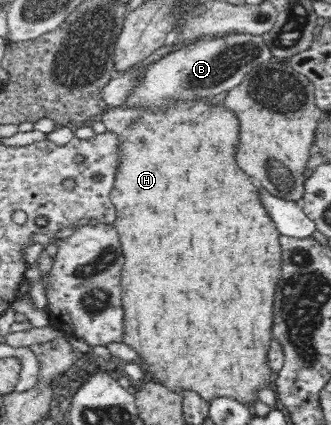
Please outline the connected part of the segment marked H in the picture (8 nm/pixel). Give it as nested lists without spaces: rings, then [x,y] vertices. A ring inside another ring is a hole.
[[[203,102],[171,104],[165,111],[107,108],[101,113],[100,121],[106,126],[107,131],[115,132],[121,137],[121,146],[123,146],[123,156],[119,154],[119,168],[111,190],[111,200],[117,208],[113,225],[125,256],[125,264],[120,274],[121,305],[123,305],[122,343],[137,354],[137,360],[134,362],[142,372],[147,372],[151,378],[155,378],[159,384],[163,384],[175,394],[181,394],[185,390],[195,392],[197,396],[201,396],[201,400],[209,404],[215,398],[235,398],[245,406],[259,402],[257,393],[261,390],[269,390],[275,380],[275,374],[269,366],[269,342],[273,340],[269,332],[273,326],[273,294],[282,273],[282,250],[277,242],[277,228],[269,220],[269,216],[265,216],[263,206],[259,206],[257,194],[253,192],[255,186],[251,178],[243,174],[233,162],[233,148],[239,134],[239,121],[231,111],[227,112],[225,107],[209,108]]]

